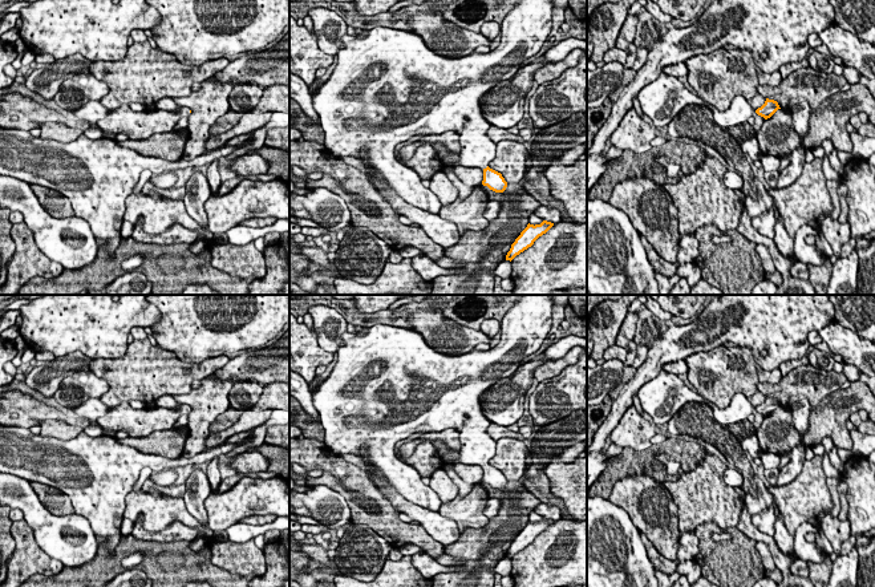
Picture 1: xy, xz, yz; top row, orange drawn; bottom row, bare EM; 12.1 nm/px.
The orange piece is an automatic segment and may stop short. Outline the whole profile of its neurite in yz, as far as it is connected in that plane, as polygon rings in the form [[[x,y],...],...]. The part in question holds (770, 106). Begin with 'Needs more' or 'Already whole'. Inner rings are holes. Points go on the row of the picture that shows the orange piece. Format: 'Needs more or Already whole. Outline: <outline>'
Already whole. Outline: [[[766,98],[765,104],[756,110],[756,113],[765,120],[770,118],[779,108],[778,102],[774,100]]]

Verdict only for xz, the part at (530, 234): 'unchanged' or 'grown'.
unchanged

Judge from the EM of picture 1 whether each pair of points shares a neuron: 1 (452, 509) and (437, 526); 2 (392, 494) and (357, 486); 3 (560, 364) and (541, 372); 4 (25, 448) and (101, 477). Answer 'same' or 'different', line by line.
1: different
2: different
3: same
4: same

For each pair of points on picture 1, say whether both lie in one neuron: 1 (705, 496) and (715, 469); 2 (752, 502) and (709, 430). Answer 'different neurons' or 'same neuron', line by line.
1: same neuron
2: same neuron

